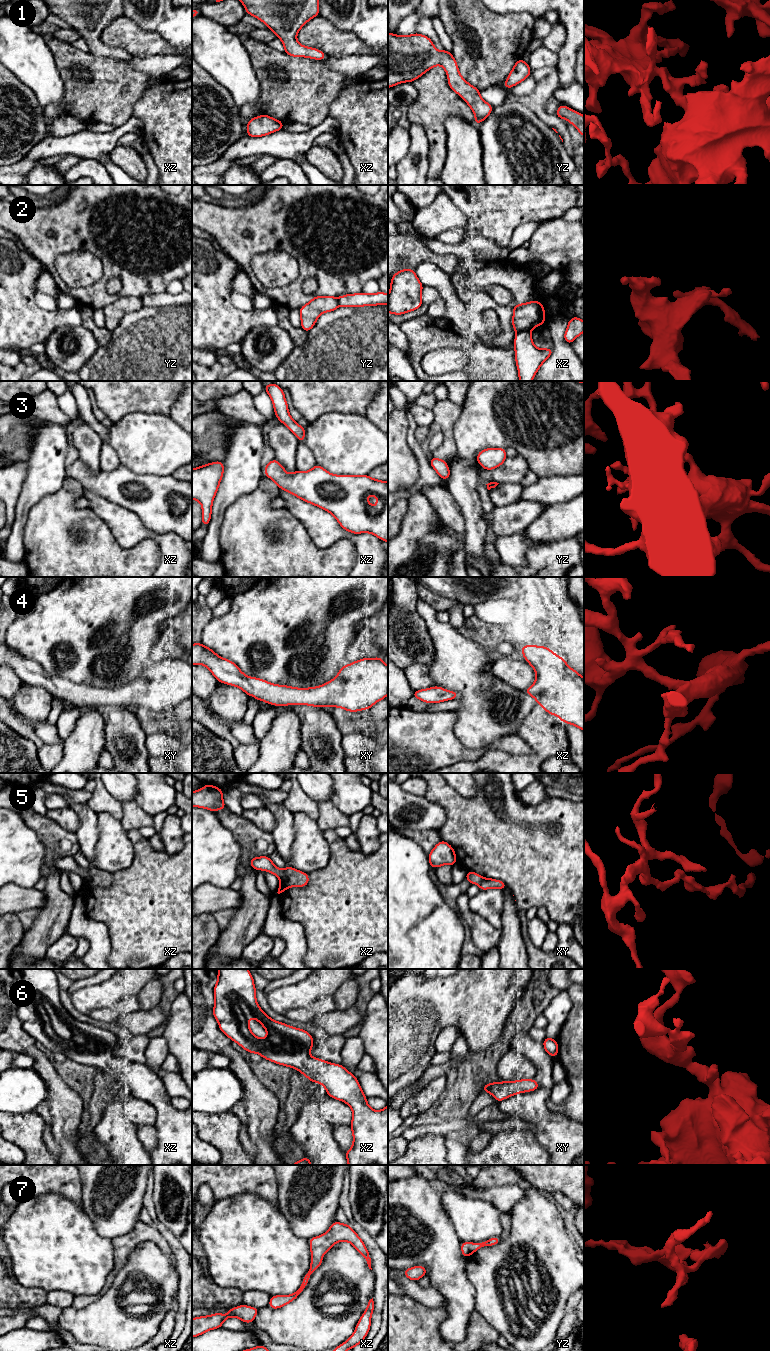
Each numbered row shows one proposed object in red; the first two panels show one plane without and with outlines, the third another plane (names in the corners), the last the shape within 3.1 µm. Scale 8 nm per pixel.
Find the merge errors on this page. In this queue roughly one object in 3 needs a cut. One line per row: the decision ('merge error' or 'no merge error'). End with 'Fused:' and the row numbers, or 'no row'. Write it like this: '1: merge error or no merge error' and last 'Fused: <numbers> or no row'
1: no merge error
2: merge error
3: no merge error
4: no merge error
5: merge error
6: no merge error
7: no merge error
Fused: 2, 5

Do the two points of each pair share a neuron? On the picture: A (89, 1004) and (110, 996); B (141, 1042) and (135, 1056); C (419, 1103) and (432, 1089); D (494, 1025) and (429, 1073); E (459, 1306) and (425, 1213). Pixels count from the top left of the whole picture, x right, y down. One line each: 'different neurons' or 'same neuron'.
A: same neuron
B: same neuron
C: same neuron
D: different neurons
E: same neuron

